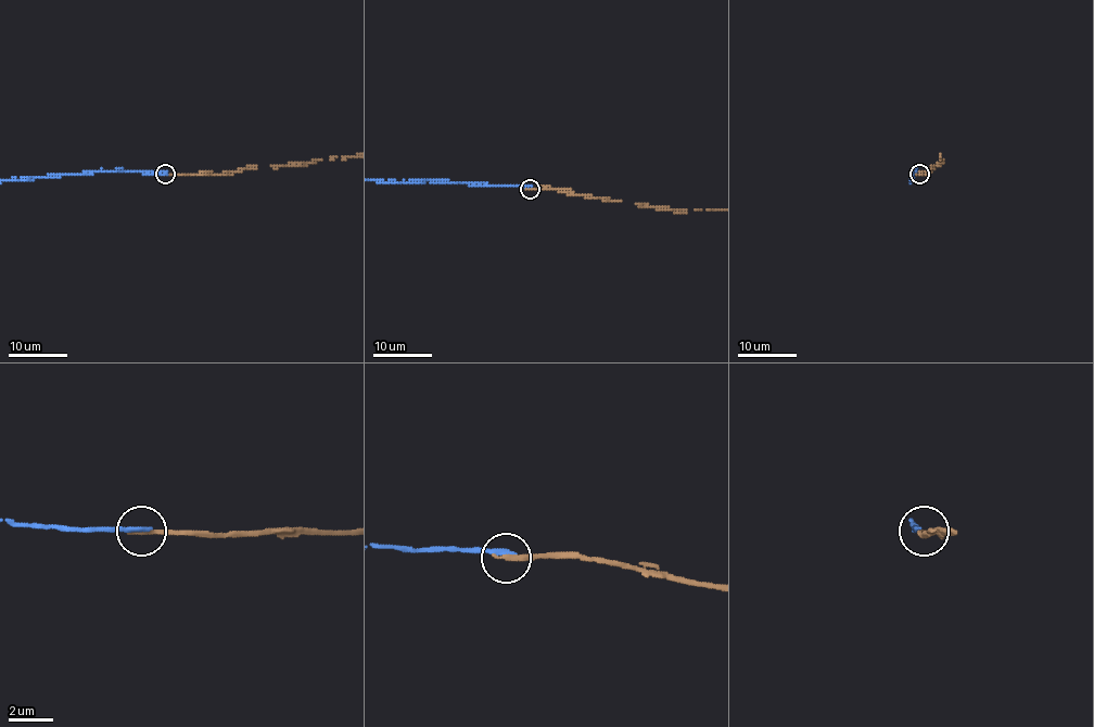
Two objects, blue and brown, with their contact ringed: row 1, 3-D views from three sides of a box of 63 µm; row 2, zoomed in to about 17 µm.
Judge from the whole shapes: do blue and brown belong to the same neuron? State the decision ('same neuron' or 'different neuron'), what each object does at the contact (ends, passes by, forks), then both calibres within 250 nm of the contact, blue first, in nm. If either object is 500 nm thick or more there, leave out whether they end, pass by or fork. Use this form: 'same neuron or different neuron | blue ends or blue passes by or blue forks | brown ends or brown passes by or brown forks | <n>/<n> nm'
different neuron | blue ends | brown ends | 240/240 nm

